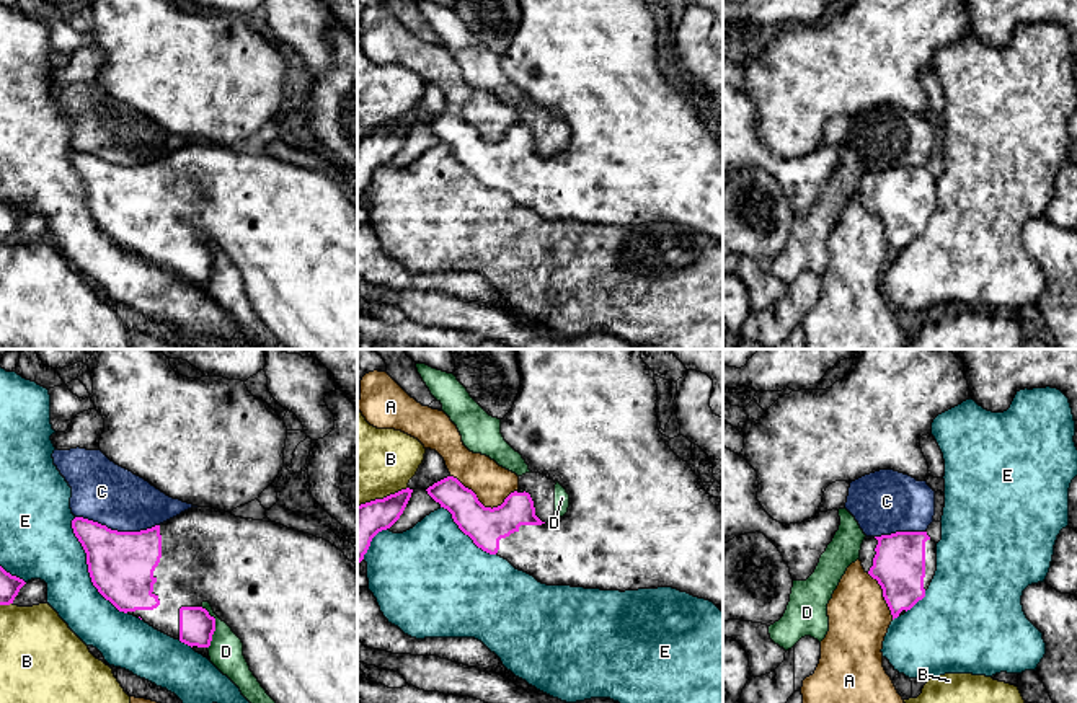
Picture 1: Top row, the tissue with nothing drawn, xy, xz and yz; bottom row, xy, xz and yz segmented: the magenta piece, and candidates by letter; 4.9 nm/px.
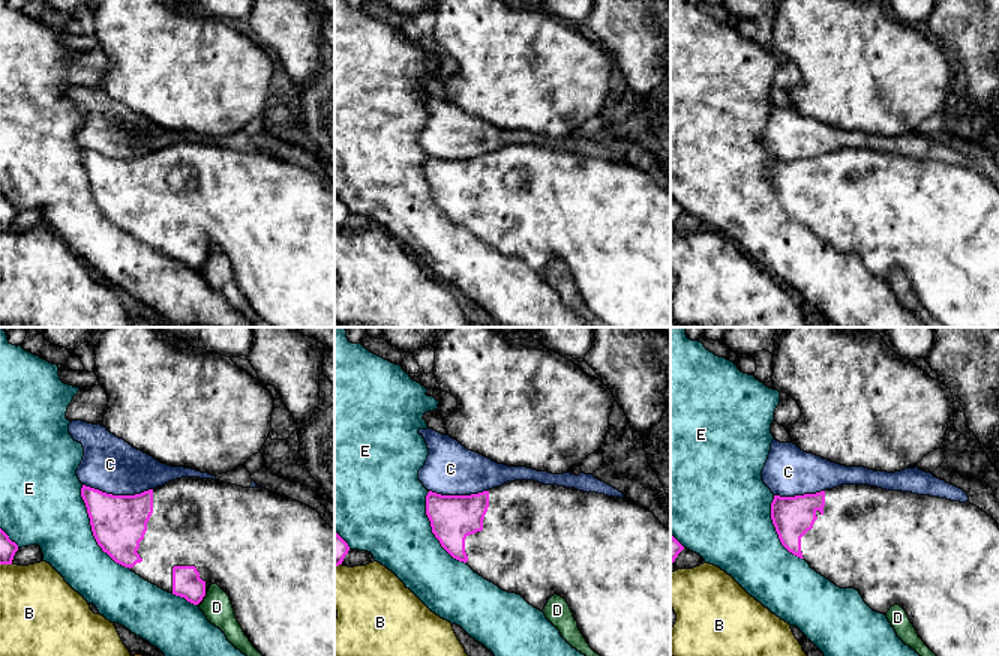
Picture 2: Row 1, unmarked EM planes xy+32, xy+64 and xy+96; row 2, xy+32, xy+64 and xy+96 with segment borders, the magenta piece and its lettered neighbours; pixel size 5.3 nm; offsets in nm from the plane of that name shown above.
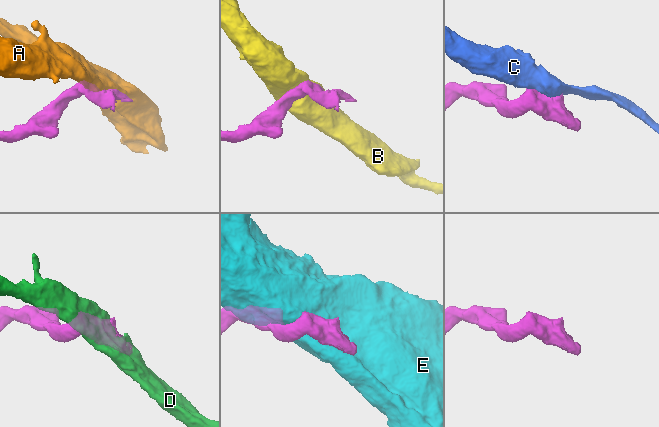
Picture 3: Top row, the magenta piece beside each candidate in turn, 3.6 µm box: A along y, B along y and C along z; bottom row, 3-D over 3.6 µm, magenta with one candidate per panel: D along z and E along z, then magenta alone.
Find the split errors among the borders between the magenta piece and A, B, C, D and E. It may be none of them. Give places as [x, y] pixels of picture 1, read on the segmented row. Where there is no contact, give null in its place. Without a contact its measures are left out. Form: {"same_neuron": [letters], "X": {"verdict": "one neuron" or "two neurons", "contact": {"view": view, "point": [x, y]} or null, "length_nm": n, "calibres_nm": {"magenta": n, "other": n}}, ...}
{"same_neuron": [], "A": {"verdict": "two neurons", "contact": {"view": "xz", "point": [482, 504]}, "length_nm": 340, "calibres_nm": {"magenta": 190, "other": 190}}, "B": {"verdict": "two neurons", "contact": {"view": "xz", "point": [384, 498]}, "length_nm": 280, "calibres_nm": {"magenta": 190, "other": 380}}, "C": {"verdict": "two neurons", "contact": {"view": "xy", "point": [116, 530]}, "length_nm": 420, "calibres_nm": {"magenta": 320, "other": 300}}, "D": {"verdict": "two neurons", "contact": {"view": "xy", "point": [214, 627]}, "length_nm": 220, "calibres_nm": {"magenta": 180, "other": 170}}, "E": {"verdict": "two neurons", "contact": {"view": "xy", "point": [88, 568]}, "length_nm": 550, "calibres_nm": {"magenta": 320, "other": 320}}}

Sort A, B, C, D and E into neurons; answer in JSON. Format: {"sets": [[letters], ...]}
{"sets": [["A"], ["B"], ["C"], ["D"], ["E"]]}

